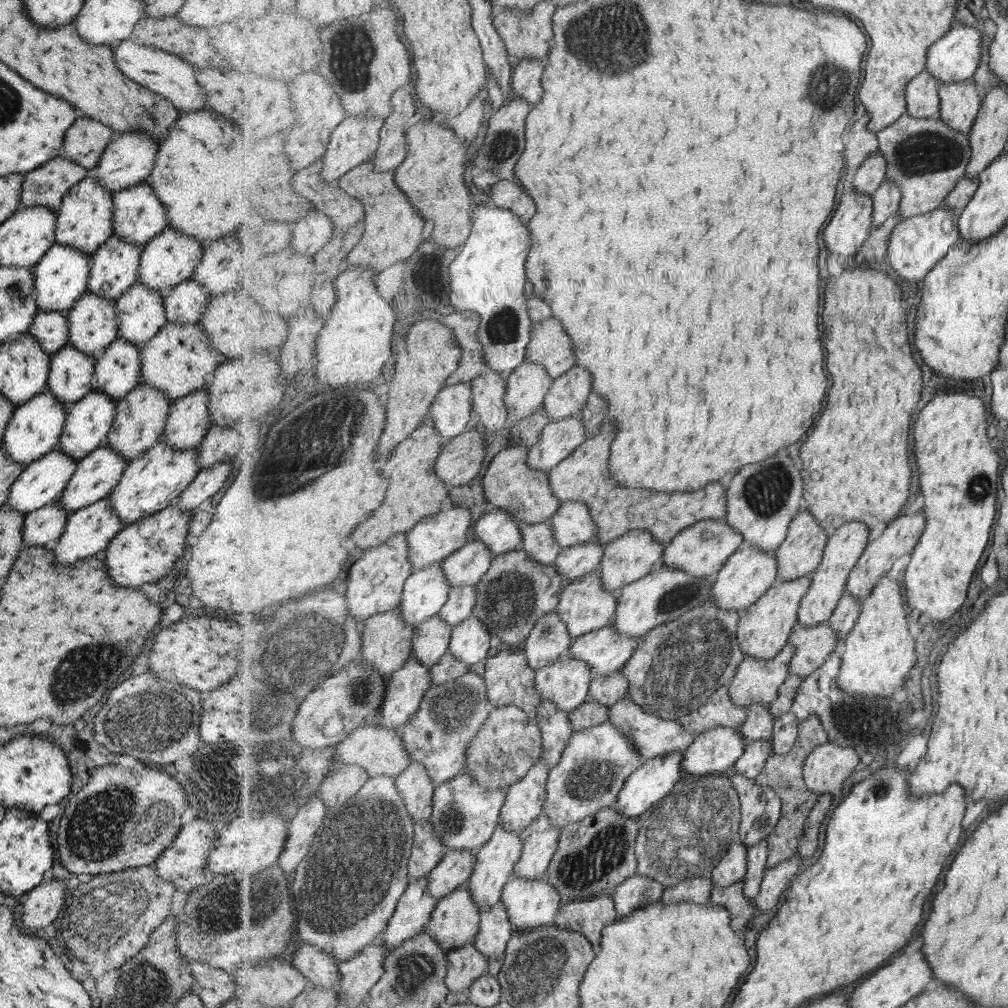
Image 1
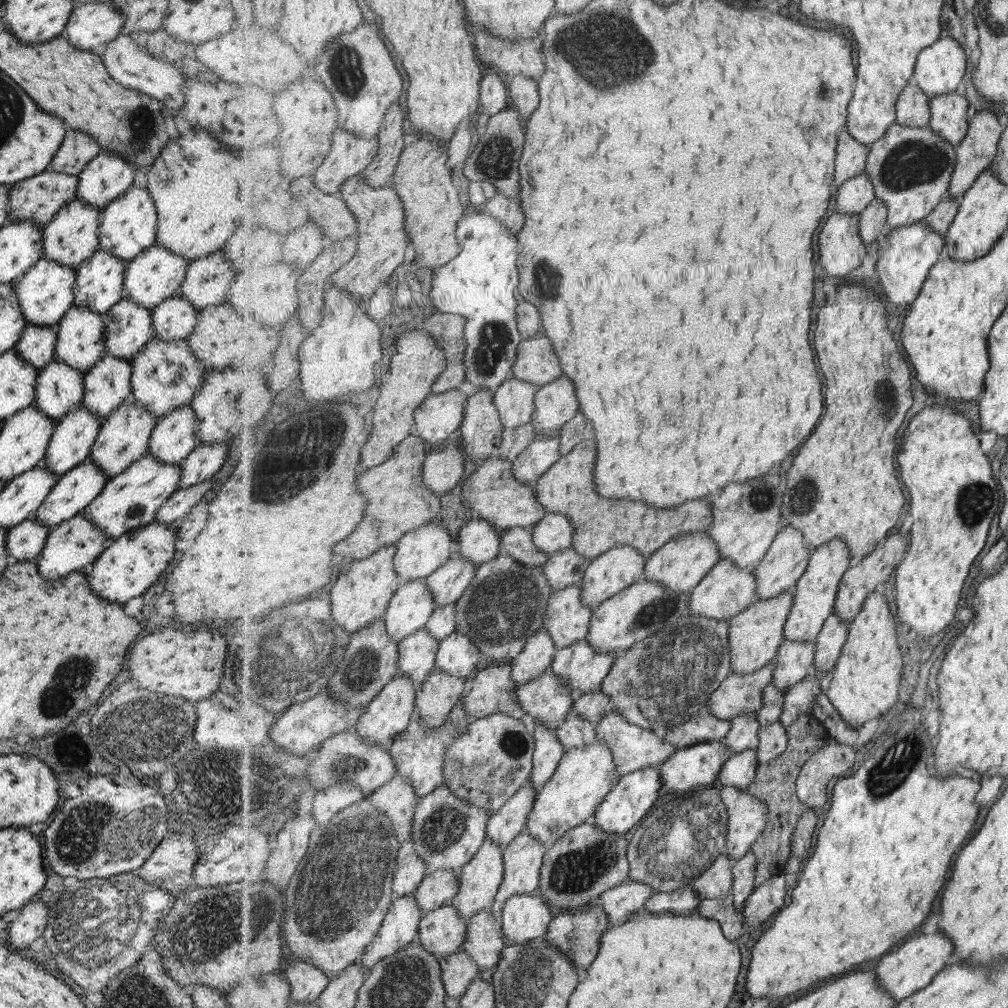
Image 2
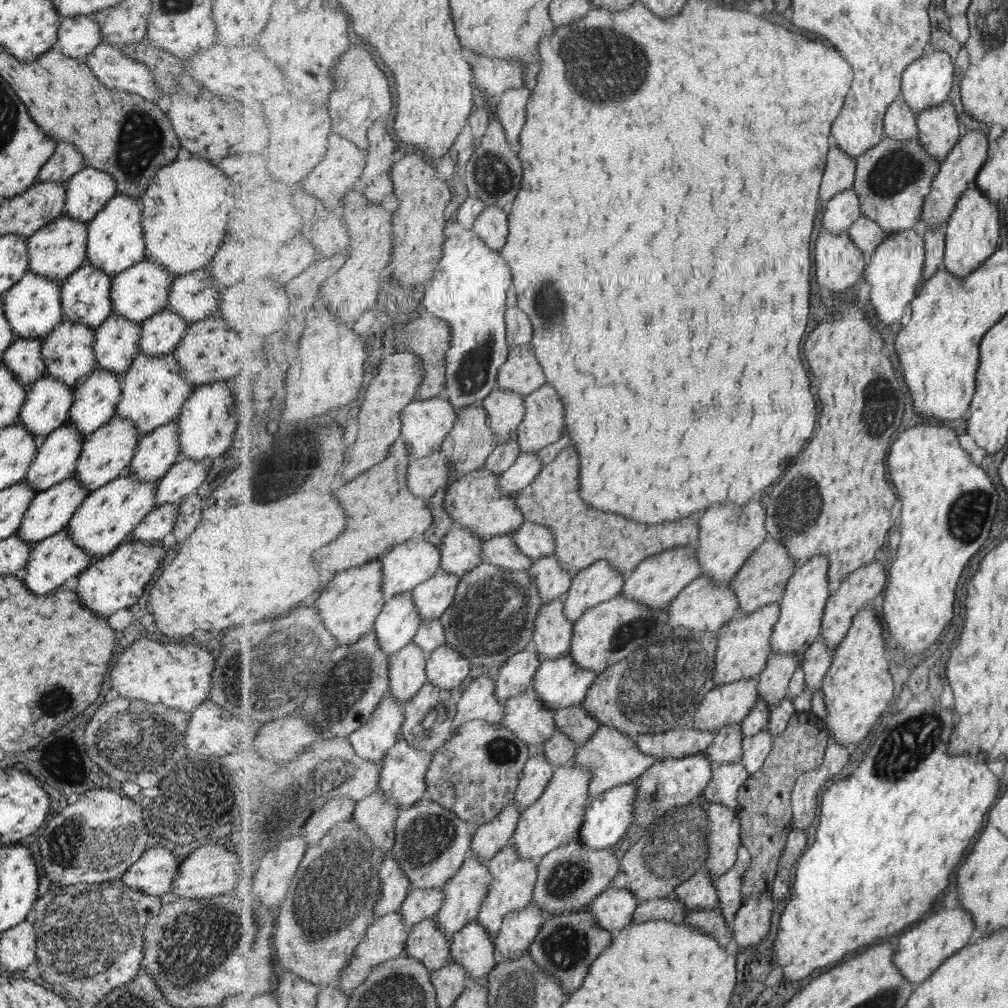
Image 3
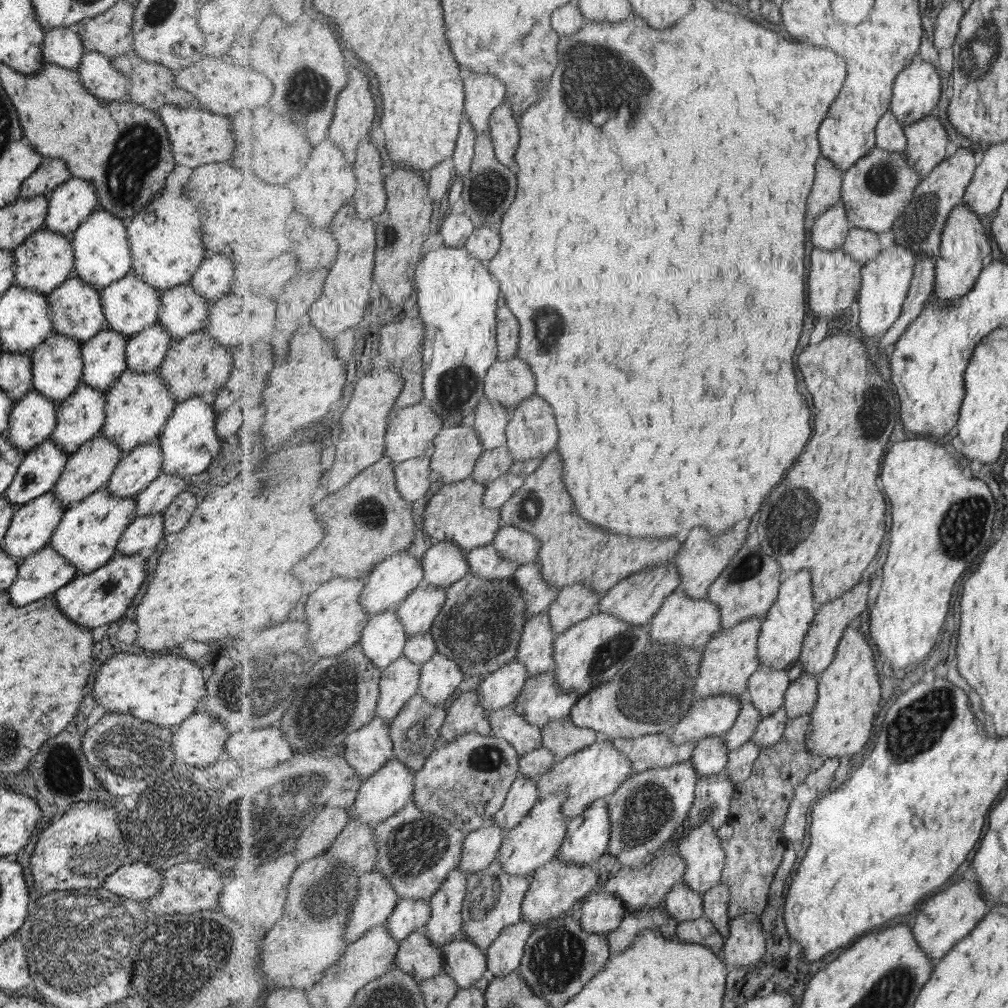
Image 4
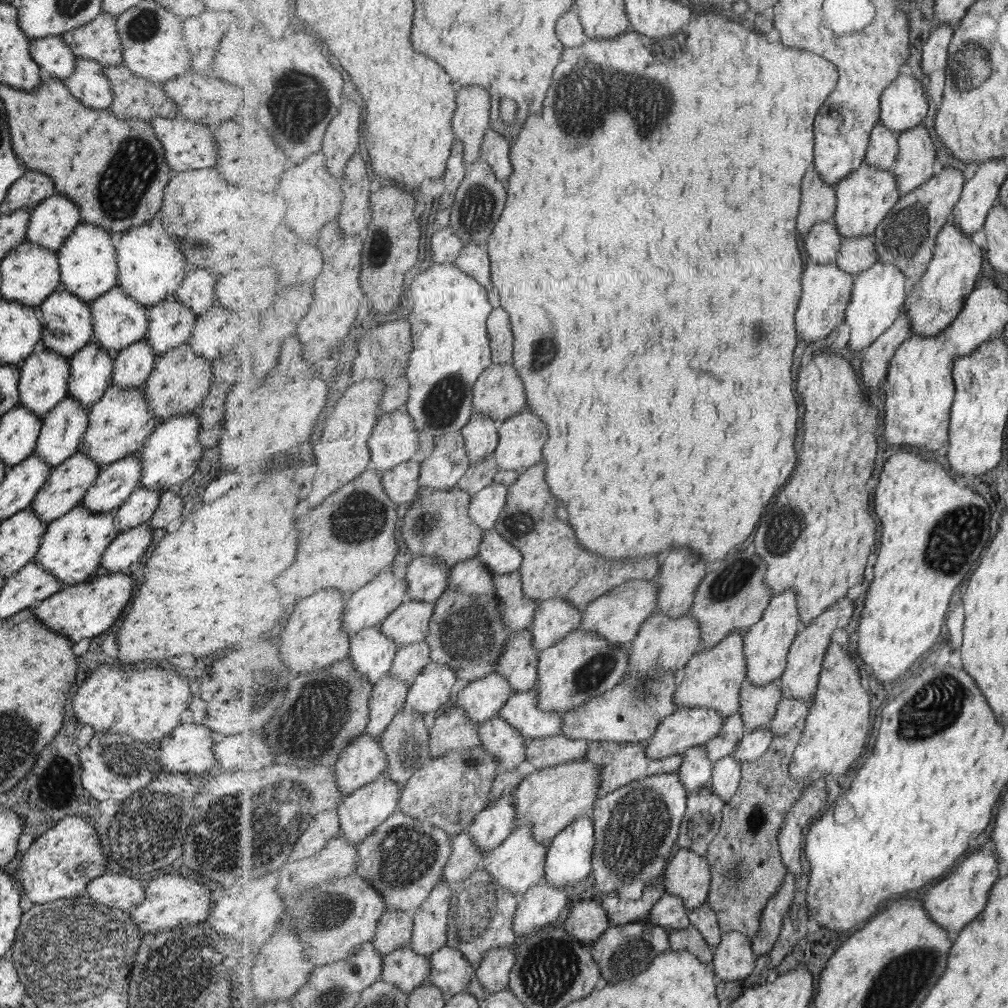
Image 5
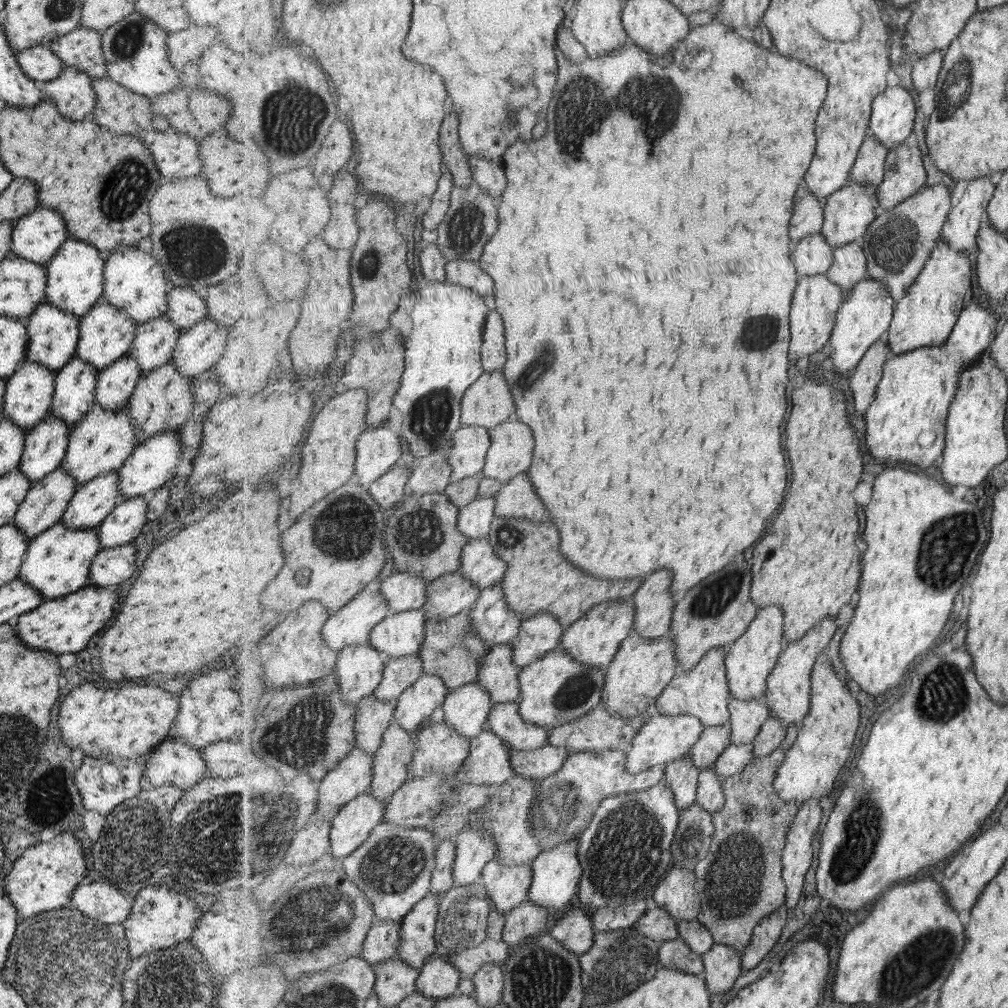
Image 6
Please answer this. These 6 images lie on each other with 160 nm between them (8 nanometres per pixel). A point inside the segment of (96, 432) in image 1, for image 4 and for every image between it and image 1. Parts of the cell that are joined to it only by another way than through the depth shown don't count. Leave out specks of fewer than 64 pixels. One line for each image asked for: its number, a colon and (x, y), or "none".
2: (70, 442)
3: (54, 460)
4: (42, 465)

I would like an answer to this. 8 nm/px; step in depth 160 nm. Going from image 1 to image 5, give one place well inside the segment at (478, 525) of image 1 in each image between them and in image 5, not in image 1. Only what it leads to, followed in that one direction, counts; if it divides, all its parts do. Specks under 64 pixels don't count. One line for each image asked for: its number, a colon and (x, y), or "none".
2: (479, 540)
3: (462, 551)
4: (444, 562)
5: (428, 578)

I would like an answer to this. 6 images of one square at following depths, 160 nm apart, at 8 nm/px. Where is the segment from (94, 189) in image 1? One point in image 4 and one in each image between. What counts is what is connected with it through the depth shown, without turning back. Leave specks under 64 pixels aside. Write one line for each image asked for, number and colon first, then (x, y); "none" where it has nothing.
2: (70, 238)
3: (55, 250)
4: (44, 260)

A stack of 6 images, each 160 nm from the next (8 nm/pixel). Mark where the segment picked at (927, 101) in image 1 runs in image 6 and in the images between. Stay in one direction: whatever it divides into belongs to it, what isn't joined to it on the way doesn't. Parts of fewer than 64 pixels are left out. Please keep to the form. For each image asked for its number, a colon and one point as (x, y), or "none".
2: (913, 108)
3: (901, 120)
4: (891, 135)
5: (884, 148)
6: (870, 165)

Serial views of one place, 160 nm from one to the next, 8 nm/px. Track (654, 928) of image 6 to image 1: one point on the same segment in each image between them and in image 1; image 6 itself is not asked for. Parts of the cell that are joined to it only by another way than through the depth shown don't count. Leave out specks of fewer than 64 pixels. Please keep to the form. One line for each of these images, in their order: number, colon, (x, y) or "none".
1: (733, 868)
2: (716, 883)
3: (700, 892)
4: (682, 902)
5: (670, 912)

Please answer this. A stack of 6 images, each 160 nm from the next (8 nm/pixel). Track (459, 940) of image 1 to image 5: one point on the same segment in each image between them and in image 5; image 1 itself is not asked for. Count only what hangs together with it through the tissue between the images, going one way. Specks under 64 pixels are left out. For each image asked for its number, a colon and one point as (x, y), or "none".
2: (443, 932)
3: (427, 942)
4: (417, 955)
5: (403, 967)

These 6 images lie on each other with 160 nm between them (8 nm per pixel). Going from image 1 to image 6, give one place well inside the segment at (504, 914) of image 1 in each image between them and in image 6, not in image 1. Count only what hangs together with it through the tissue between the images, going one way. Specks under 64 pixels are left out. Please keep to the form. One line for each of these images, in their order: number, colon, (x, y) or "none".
2: (485, 943)
3: (473, 947)
4: (466, 962)
5: (452, 971)
6: (439, 978)

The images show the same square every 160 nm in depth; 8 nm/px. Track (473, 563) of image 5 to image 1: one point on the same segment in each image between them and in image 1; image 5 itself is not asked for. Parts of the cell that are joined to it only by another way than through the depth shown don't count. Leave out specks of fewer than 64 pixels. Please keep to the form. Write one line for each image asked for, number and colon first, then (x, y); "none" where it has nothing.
1: (539, 541)
2: (518, 542)
3: (503, 551)
4: (486, 561)

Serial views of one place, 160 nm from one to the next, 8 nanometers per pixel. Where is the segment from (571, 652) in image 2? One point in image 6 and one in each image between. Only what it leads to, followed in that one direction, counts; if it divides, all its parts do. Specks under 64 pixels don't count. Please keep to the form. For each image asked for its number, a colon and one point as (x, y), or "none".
3: (561, 683)
4: (542, 700)
5: (523, 711)
6: (505, 720)

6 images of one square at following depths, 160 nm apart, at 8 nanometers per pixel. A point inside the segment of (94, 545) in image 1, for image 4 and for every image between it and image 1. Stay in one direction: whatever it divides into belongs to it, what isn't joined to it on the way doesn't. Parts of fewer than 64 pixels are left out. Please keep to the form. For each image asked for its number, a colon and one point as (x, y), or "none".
2: (71, 544)
3: (55, 561)
4: (39, 575)

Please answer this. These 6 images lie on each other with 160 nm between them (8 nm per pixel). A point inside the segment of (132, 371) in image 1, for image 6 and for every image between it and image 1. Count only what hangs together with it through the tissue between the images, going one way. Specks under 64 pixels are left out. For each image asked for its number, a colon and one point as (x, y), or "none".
2: (106, 384)
3: (95, 395)
4: (79, 416)
5: (62, 427)
6: (45, 444)

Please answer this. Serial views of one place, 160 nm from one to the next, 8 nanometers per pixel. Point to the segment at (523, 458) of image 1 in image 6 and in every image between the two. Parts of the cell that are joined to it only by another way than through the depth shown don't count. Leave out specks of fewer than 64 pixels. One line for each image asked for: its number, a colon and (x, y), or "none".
2: (492, 492)
3: (476, 501)
4: (457, 513)
5: (438, 524)
6: (423, 536)

